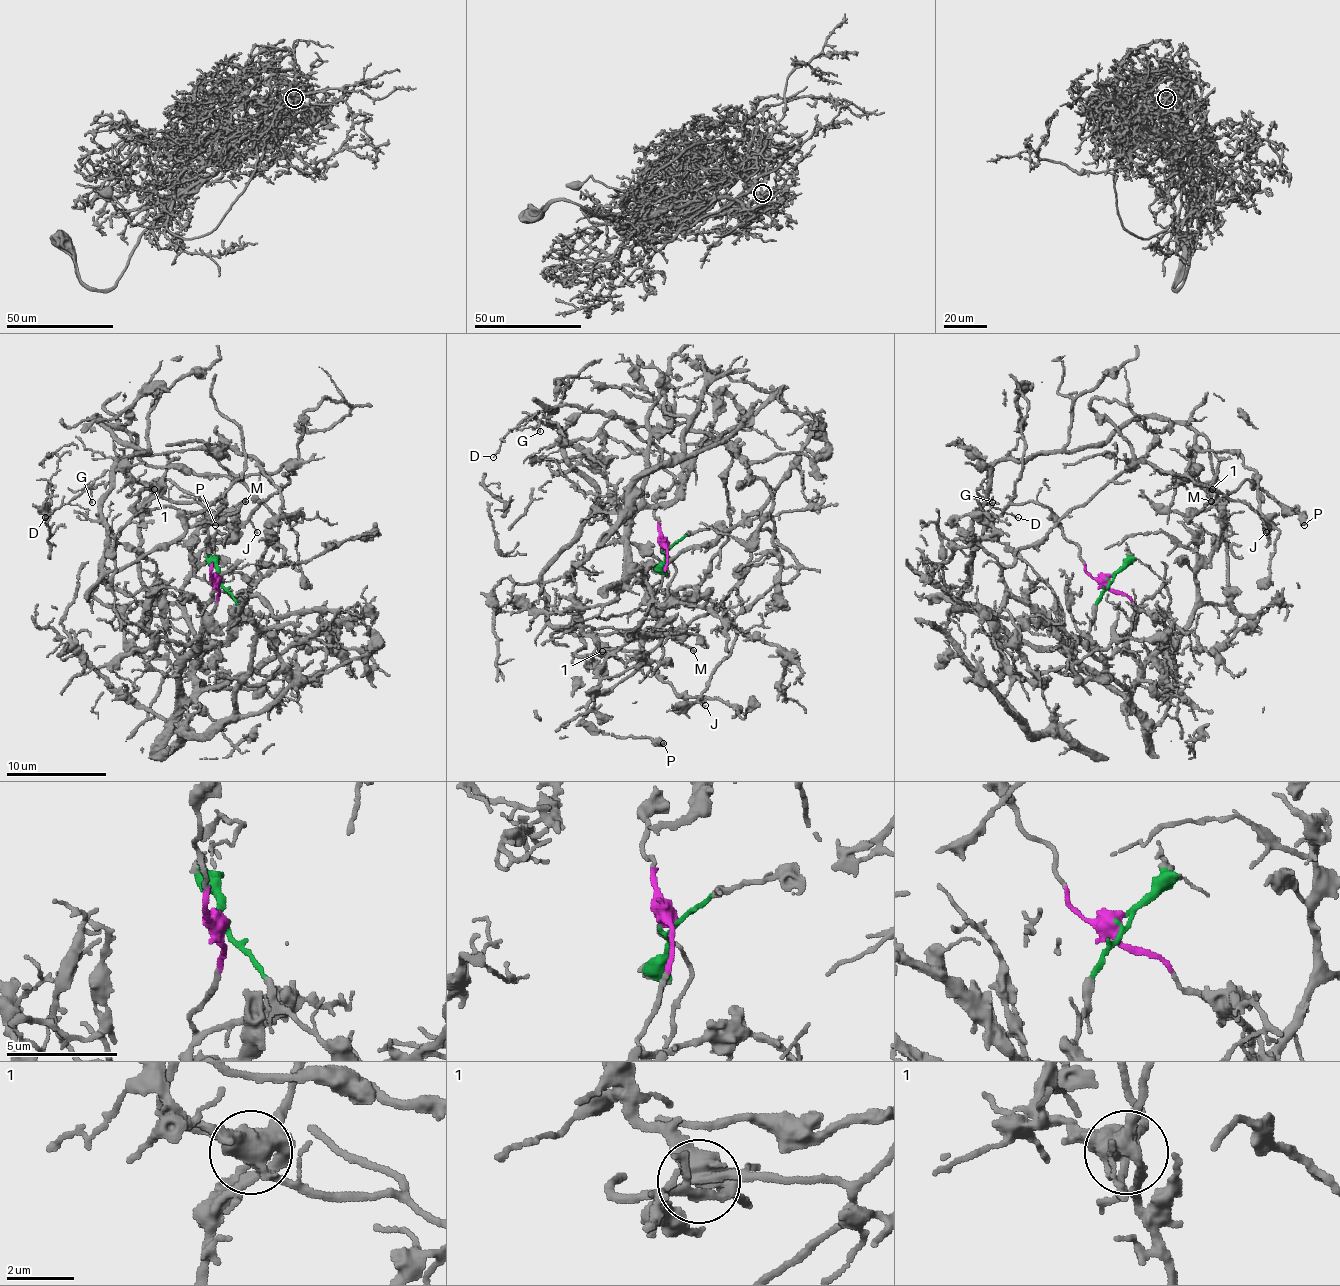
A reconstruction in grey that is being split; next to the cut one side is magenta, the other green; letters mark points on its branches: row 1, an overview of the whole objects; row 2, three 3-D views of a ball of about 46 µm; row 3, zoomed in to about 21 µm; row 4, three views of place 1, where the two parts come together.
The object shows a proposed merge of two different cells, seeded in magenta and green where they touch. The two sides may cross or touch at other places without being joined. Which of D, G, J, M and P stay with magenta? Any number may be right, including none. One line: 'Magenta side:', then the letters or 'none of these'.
Magenta side: D, G, J, M, P

